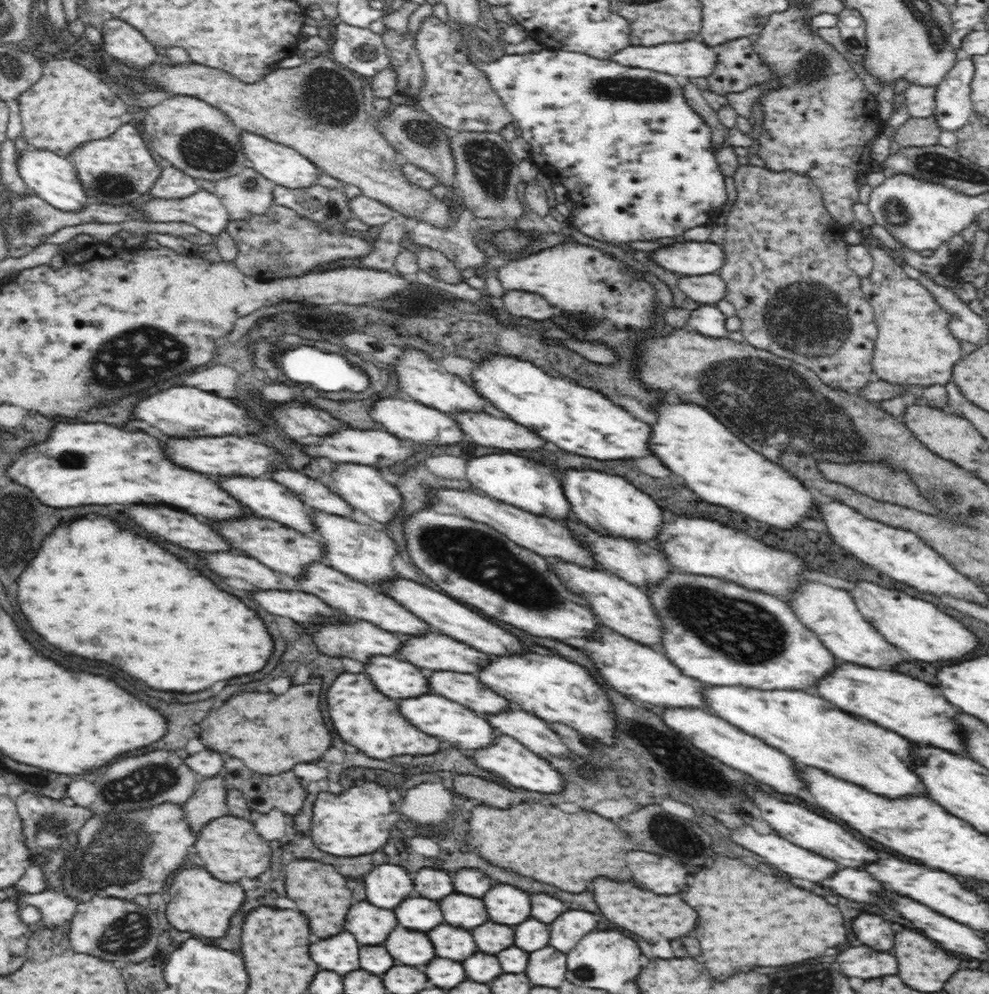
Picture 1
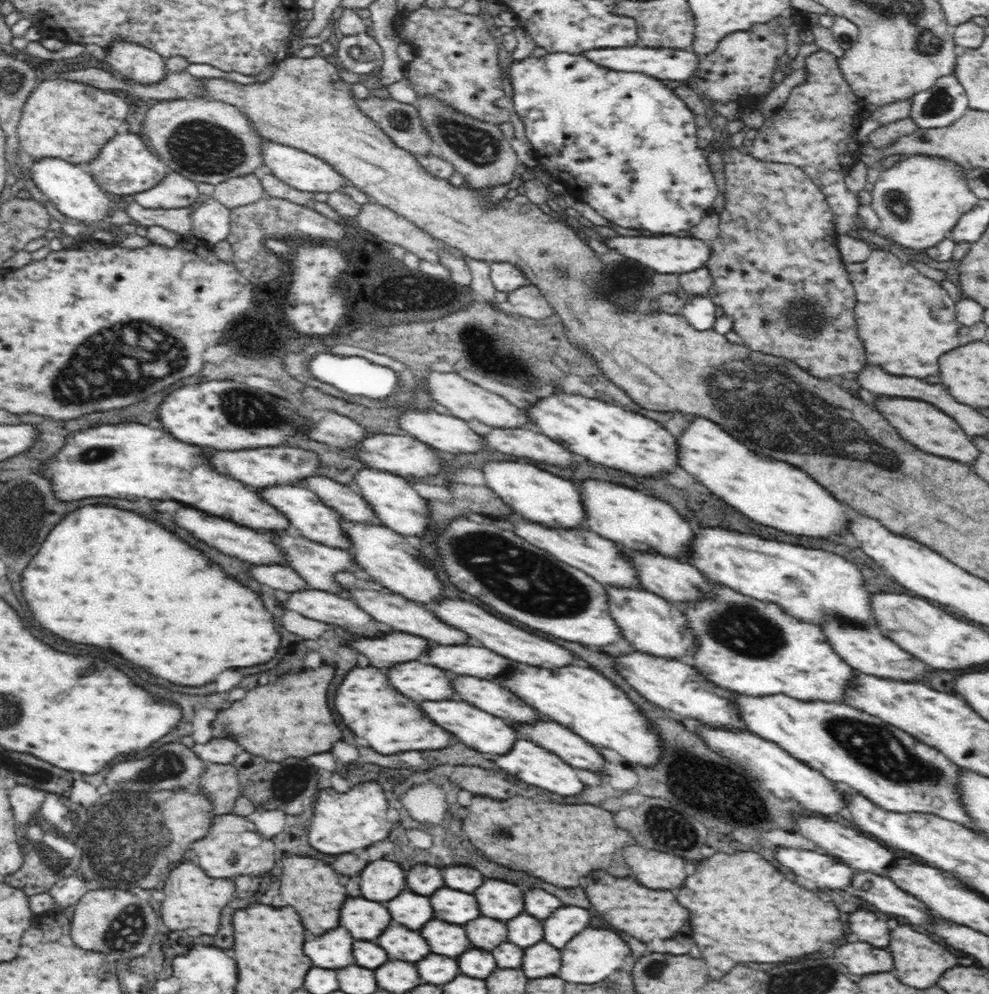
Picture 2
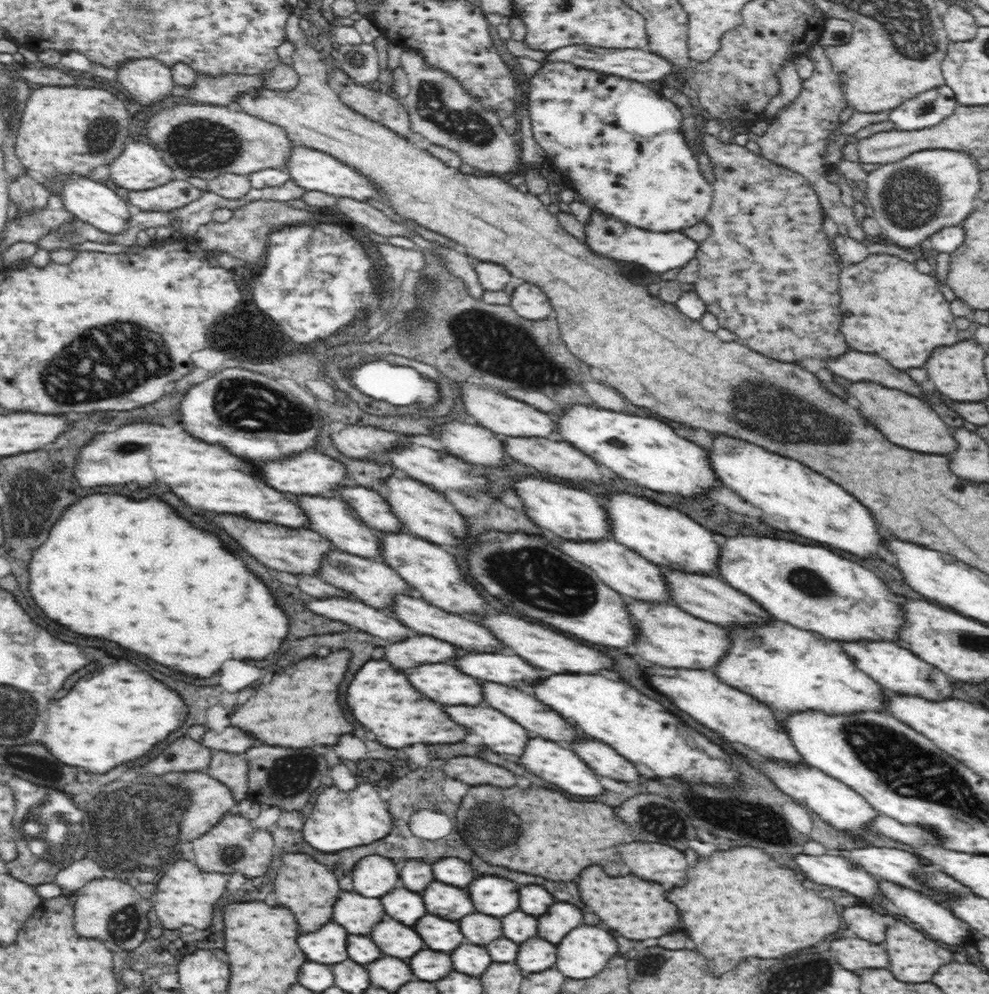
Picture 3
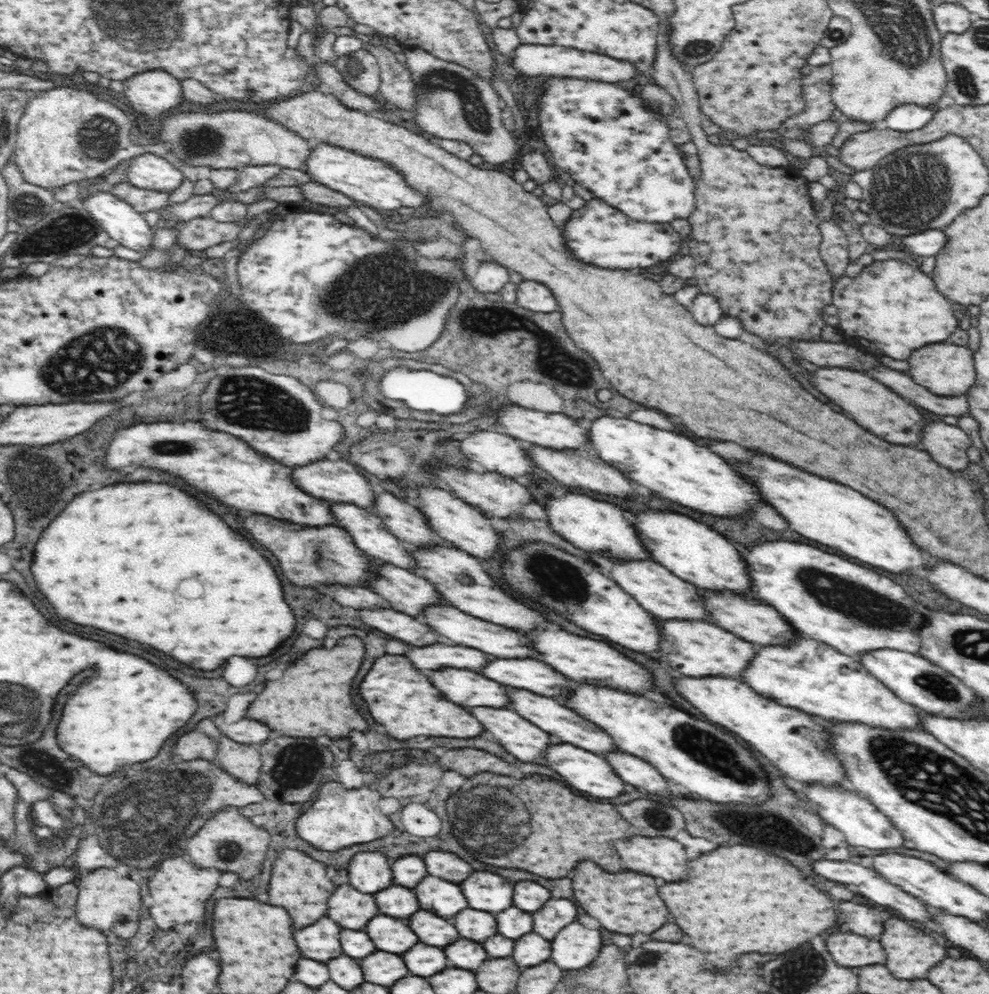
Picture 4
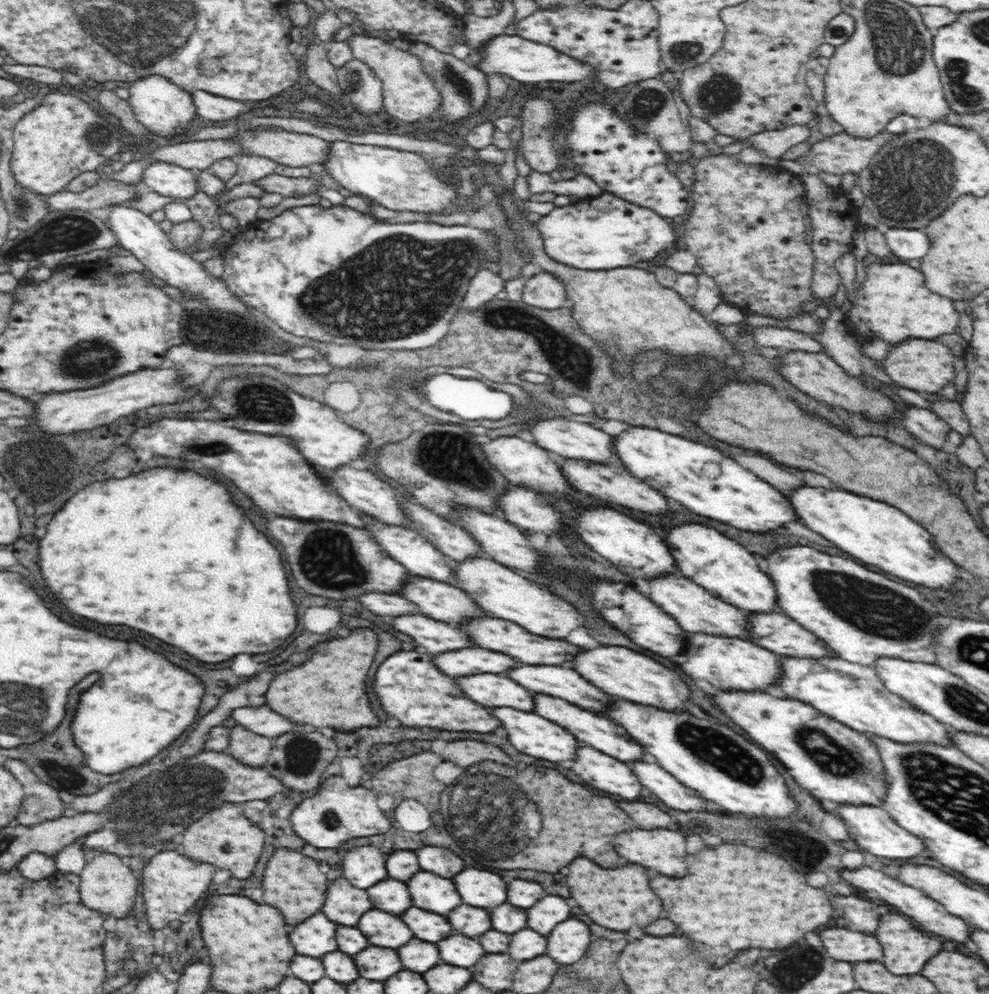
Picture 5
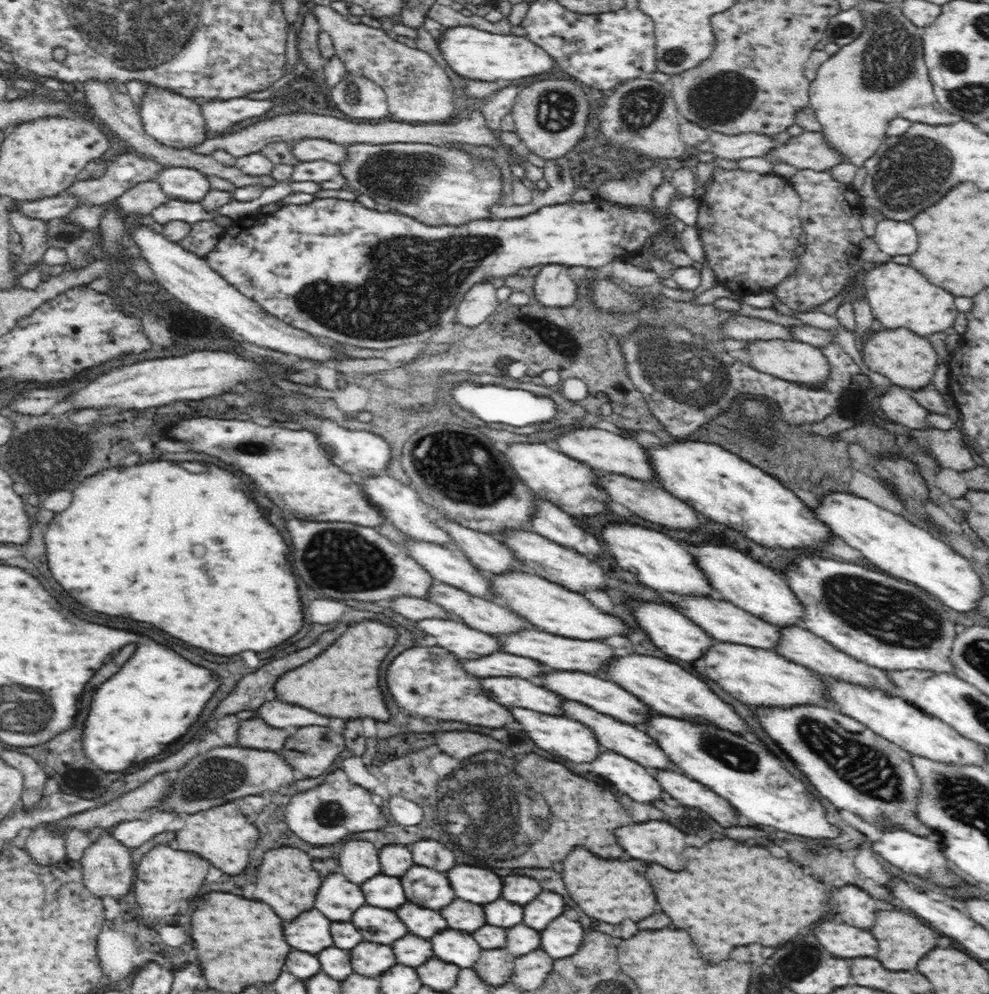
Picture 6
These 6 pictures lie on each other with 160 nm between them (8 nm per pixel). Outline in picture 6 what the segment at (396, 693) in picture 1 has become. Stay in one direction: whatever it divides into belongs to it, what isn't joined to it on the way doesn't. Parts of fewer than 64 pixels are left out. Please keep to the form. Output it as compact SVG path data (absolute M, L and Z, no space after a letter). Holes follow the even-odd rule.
M500 676L500 678L482 678L480 684L488 692L488 696L492 696L498 704L504 704L506 708L520 706L542 714L556 714L556 716L562 714L562 710L558 710L558 706L562 706L562 698L558 698L558 694L554 694L552 690L536 686L528 680Z

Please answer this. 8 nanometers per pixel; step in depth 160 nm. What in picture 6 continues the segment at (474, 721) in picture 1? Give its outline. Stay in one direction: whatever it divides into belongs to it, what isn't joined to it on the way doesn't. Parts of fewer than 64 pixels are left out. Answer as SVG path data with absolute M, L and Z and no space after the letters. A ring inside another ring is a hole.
M512 708L512 716L516 718L516 722L524 726L524 730L528 732L528 736L534 740L538 748L544 748L556 756L582 764L582 762L592 762L600 754L600 744L594 732L590 732L590 728L582 726L580 722L574 722L564 716L548 716L548 714L538 714L534 710L520 710L520 708Z

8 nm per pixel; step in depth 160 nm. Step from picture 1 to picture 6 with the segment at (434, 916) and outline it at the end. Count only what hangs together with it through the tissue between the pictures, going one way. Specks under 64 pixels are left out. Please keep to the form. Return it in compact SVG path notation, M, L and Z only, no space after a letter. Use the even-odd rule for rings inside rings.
M378 874L378 876L370 878L370 882L362 884L362 892L366 896L366 902L370 906L378 906L378 908L396 910L400 904L406 902L400 880L392 878L392 876L384 876L384 874Z

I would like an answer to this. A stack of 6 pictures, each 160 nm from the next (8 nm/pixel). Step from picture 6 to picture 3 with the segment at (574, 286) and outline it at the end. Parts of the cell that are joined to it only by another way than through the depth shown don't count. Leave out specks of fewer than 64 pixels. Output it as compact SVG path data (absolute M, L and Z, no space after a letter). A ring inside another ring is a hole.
M517 282L516 288L511 294L511 307L522 318L528 320L540 320L548 318L553 306L546 300L546 294L535 284Z

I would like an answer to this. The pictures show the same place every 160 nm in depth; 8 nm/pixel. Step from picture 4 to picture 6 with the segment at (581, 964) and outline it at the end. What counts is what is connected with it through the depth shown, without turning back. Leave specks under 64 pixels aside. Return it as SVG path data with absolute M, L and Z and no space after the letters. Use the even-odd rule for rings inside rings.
M558 916L540 934L542 934L541 949L544 949L553 959L558 960L558 958L577 954L578 948L582 944L584 930L578 922L568 920L566 916Z

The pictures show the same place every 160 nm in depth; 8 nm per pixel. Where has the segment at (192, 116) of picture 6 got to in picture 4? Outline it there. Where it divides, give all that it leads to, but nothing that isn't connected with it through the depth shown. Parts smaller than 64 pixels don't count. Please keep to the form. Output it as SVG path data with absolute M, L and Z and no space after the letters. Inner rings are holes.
M162 70L142 71L123 82L122 97L142 118L154 120L183 103L181 82Z

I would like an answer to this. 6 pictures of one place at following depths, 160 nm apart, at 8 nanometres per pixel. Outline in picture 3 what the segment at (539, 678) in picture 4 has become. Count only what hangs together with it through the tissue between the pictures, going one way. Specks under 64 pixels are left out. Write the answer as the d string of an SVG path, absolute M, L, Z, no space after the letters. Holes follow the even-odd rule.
M468 654L458 658L454 664L464 674L480 680L506 686L514 686L516 682L520 682L518 688L532 686L534 682L538 682L538 678L544 678L542 672L534 670L534 666L530 666L524 658L506 654Z

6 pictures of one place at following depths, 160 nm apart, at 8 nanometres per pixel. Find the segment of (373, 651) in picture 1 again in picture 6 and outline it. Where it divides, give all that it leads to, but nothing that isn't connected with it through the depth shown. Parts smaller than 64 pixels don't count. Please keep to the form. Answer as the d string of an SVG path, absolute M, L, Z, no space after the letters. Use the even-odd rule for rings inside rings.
M494 652L478 660L464 660L462 664L468 674L480 676L480 678L506 676L506 674L518 676L518 678L536 678L538 674L546 674L546 668L538 666L538 662L530 658L506 654L506 652Z

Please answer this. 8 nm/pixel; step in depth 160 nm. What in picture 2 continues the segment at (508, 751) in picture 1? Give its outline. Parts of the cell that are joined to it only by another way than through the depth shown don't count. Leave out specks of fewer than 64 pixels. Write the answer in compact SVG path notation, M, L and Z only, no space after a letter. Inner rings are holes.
M518 740L514 744L514 748L510 750L510 754L496 758L495 762L496 766L514 774L516 778L520 778L528 784L536 784L544 790L550 790L550 792L556 792L556 794L562 794L562 796L576 796L576 794L582 792L582 782L576 776L574 768L566 766L566 762L562 762L562 758L554 758L554 754L550 754L548 750L542 750L542 748L534 746L534 742Z

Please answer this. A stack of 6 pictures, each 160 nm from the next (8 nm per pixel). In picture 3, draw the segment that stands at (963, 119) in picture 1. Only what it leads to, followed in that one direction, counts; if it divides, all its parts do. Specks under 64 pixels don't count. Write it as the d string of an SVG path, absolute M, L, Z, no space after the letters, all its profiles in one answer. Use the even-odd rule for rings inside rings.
M944 85L915 96L902 103L900 106L888 111L888 120L895 125L896 130L912 131L931 128L938 125L948 114L954 112L958 106L958 101L954 97L954 91Z

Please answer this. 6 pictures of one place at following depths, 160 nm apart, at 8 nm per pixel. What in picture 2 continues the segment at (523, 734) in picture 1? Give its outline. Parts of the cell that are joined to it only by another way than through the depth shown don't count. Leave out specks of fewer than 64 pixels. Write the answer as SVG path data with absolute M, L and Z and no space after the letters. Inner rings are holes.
M538 722L534 726L516 724L520 734L530 736L538 746L550 750L552 754L558 754L564 762L568 762L574 768L584 768L596 772L606 770L604 756L598 751L598 747L586 742L579 734L557 722Z

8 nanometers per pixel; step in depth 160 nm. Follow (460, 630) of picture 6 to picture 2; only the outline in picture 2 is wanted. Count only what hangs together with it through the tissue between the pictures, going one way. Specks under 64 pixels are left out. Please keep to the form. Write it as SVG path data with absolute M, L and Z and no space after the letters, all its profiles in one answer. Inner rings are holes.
M304 590L292 594L292 598L282 606L288 610L296 610L302 616L322 620L328 624L336 625L348 630L348 633L372 636L390 634L390 626L382 626L382 622L374 622L370 614L358 610L350 598L342 598L339 593L328 593L322 590Z

